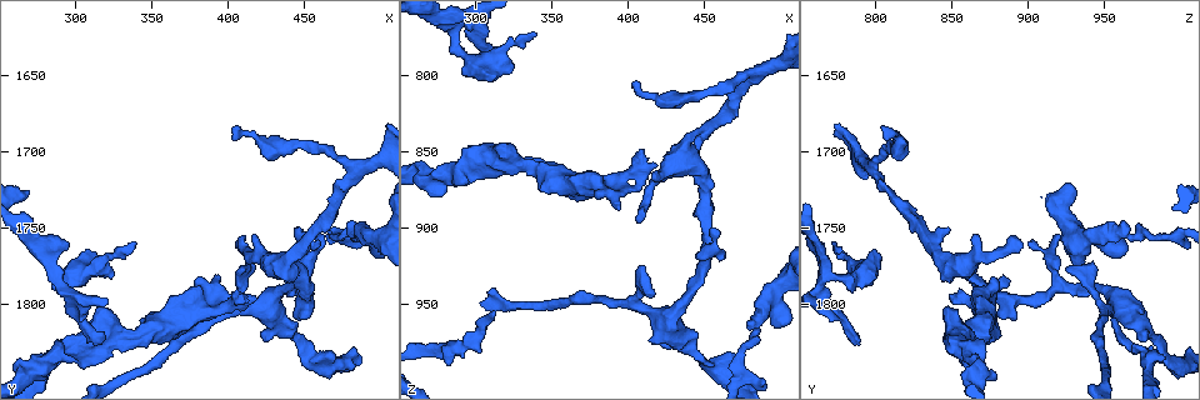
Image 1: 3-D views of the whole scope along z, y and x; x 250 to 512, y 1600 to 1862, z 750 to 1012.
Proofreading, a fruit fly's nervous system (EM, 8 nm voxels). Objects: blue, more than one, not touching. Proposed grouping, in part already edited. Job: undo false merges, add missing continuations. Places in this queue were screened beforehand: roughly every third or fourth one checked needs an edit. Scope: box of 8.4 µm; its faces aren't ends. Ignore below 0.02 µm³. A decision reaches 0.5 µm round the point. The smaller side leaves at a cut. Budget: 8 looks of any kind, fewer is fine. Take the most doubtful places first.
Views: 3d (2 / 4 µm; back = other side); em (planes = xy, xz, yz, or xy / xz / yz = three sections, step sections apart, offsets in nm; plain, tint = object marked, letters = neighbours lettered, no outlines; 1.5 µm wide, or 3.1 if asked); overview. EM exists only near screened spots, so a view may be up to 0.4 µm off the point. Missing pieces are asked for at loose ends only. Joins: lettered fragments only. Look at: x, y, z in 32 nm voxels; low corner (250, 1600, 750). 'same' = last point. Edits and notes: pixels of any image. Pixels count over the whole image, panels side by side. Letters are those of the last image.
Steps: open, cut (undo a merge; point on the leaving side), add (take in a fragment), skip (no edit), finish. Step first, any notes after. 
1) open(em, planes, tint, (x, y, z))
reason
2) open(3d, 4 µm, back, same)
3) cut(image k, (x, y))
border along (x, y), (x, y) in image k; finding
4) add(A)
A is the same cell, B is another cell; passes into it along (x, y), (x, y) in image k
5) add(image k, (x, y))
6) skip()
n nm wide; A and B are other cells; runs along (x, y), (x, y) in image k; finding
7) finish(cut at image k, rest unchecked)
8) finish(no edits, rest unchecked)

open(em, xz, step 4, letters, (408, 1762, 896))
an open end

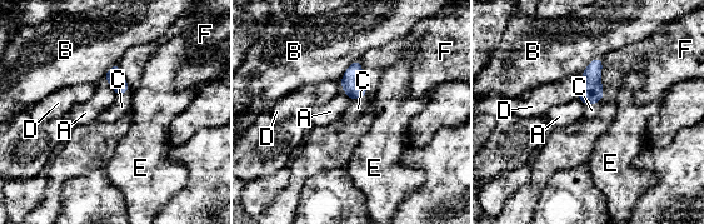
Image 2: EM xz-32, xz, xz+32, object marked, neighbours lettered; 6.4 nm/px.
open(em, planes, letters, same)

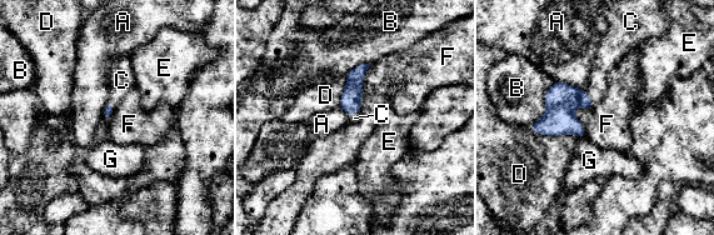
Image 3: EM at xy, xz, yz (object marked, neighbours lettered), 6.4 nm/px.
add(C)
C is the same cell, A, B, D, E, F and G are other cells; passes into it along (560, 99), (589, 98), (603, 64) in image 3; it goes on there

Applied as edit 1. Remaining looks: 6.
open(overview)

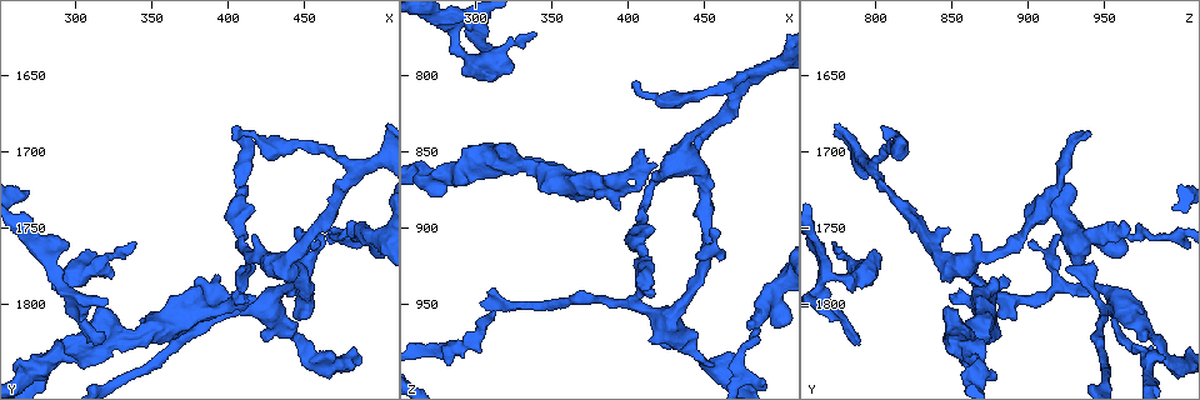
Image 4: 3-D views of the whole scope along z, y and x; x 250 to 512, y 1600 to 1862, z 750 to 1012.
open(3d, 4 µm, (408, 1688, 940))
branch stops here

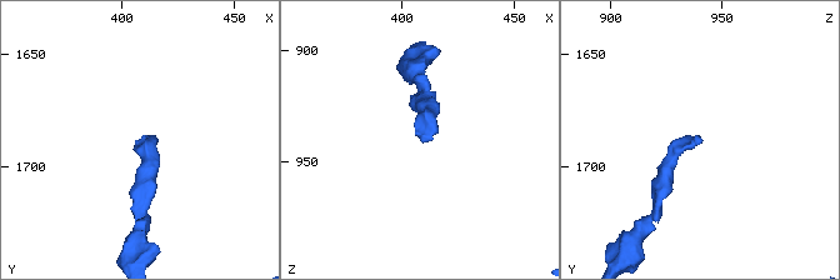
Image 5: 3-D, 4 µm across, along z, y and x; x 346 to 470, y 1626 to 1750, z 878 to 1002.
open(em, planes, letters, (411, 1688, 941))
shape alone is not enough

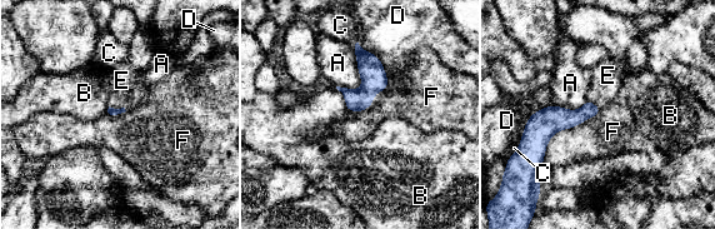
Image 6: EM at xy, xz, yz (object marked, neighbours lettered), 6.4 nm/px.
add(E)
F touches over 550 nm; E is the same cell, A, B, C, D and F are other cells; passes into it along (113, 111), (116, 109), (121, 78) in image 6; it goes on there

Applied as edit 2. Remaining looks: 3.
open(em, planes, letters, (322, 1782, 792))
stops while still wide

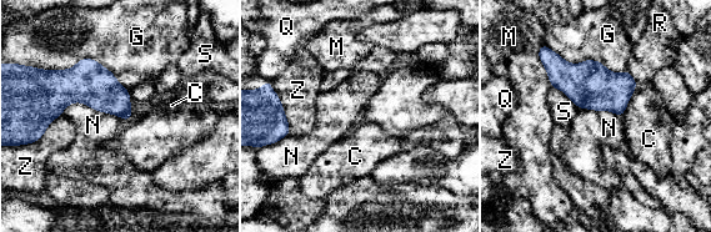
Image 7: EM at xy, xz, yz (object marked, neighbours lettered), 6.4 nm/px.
skip()
C, G, M, N, Q, R, S and Z are other cells; none of them fits

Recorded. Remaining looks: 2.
finish(add at image 3, add at image 6, rest unchecked)

